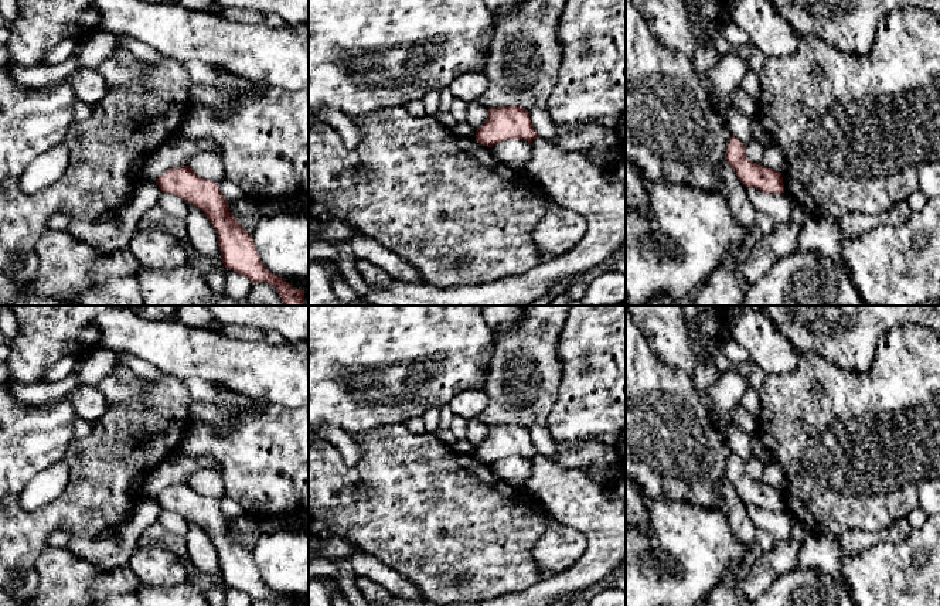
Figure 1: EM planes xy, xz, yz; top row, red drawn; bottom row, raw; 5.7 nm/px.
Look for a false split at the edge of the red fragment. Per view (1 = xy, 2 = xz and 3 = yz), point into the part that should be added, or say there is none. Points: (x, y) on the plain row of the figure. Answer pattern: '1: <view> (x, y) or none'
1: none
2: none
3: none

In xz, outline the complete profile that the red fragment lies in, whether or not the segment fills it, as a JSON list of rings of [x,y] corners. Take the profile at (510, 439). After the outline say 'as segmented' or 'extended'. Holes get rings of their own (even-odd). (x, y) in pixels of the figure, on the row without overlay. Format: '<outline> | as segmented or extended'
[[[521,423],[490,425],[488,435],[476,449],[476,457],[490,466],[507,456],[531,462],[537,453],[528,428]]] | as segmented

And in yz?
[[[730,453],[726,464],[726,479],[745,504],[755,504],[769,511],[784,510],[781,490],[750,479],[745,471],[745,463],[735,453]]] | as segmented

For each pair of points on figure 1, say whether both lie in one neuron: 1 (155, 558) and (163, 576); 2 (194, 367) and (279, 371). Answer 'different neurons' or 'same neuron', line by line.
1: same neuron
2: same neuron

